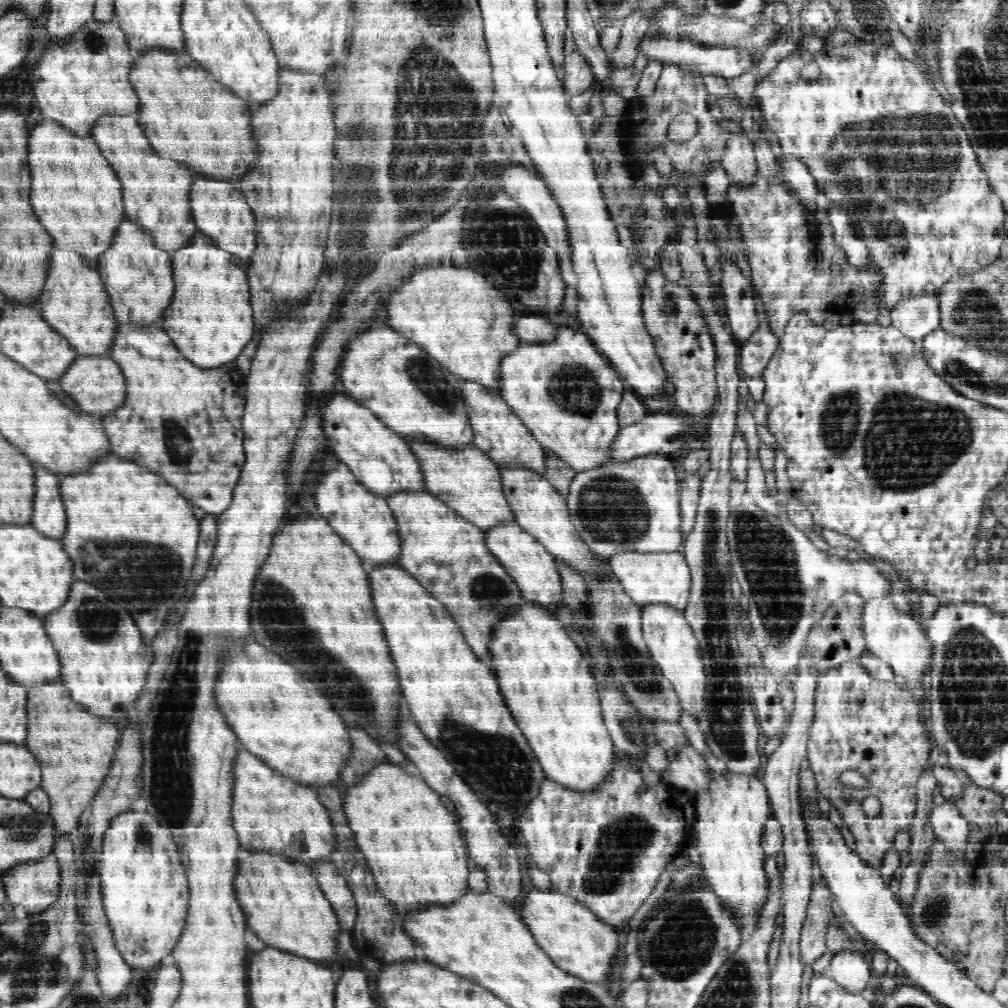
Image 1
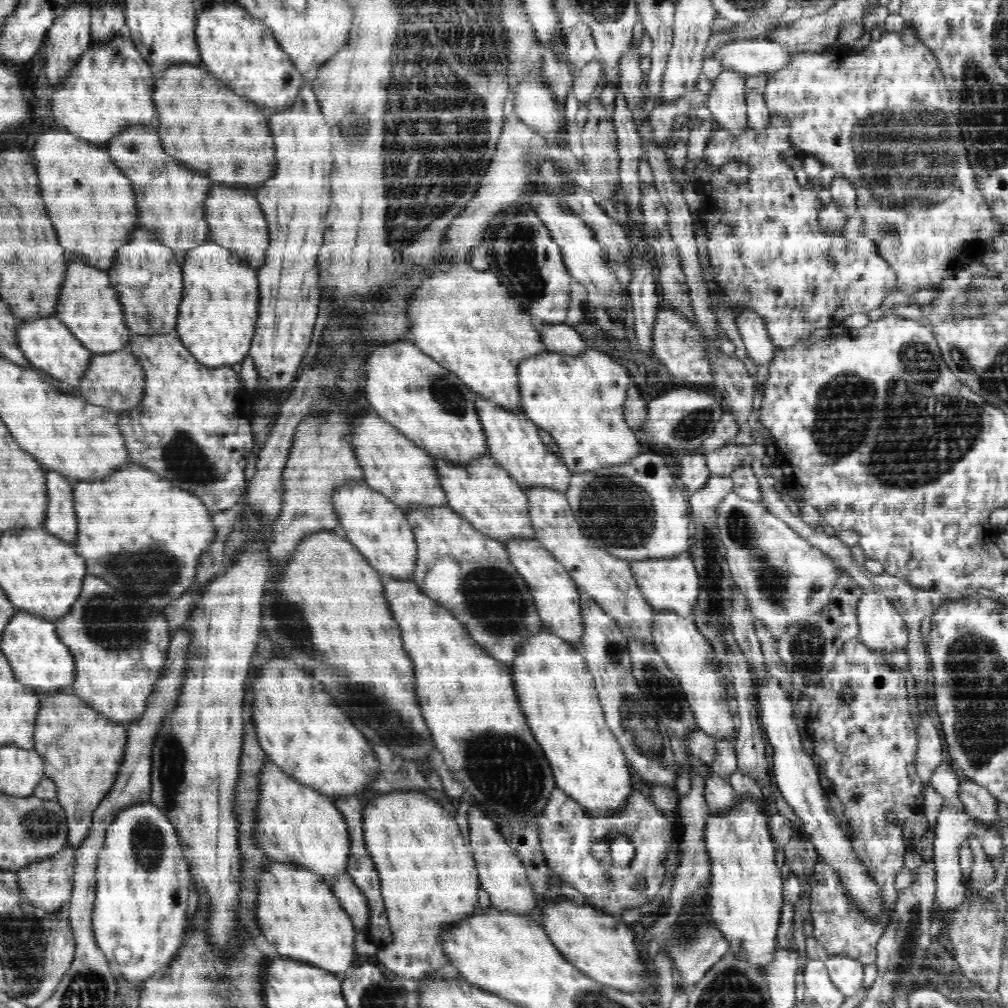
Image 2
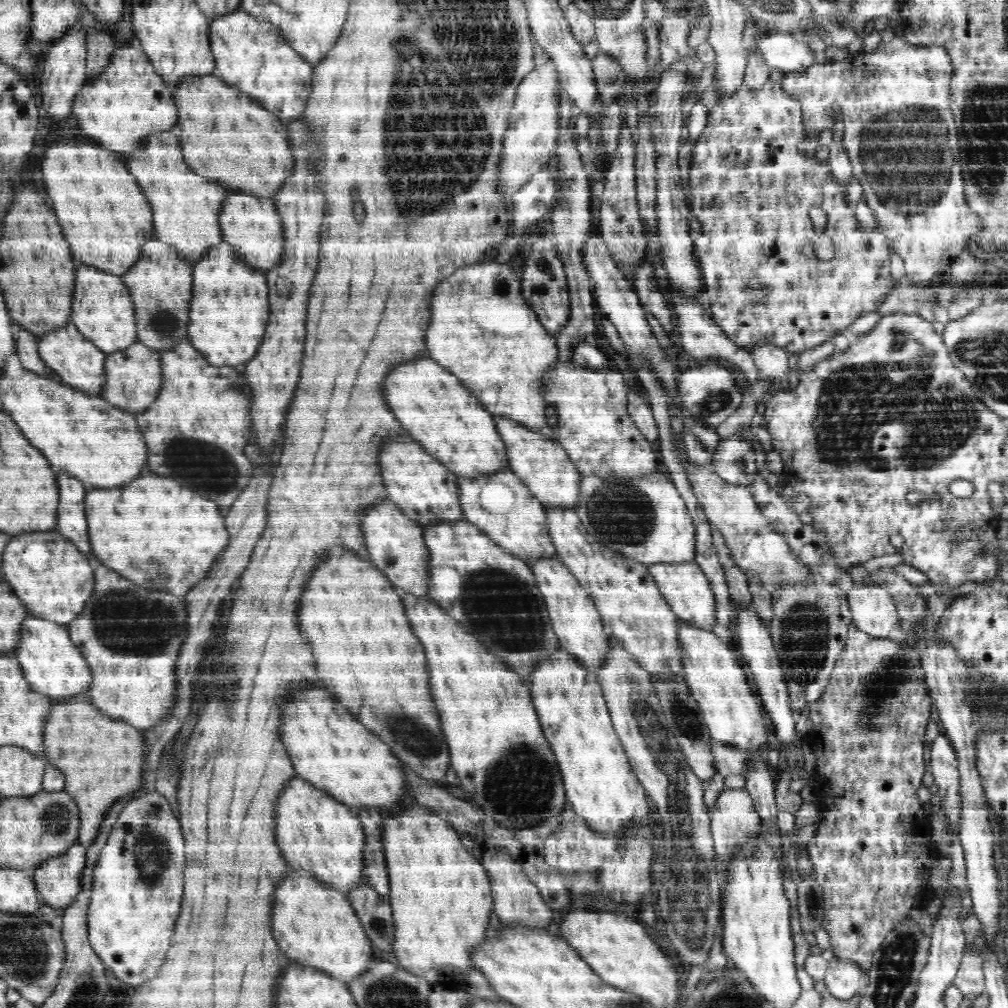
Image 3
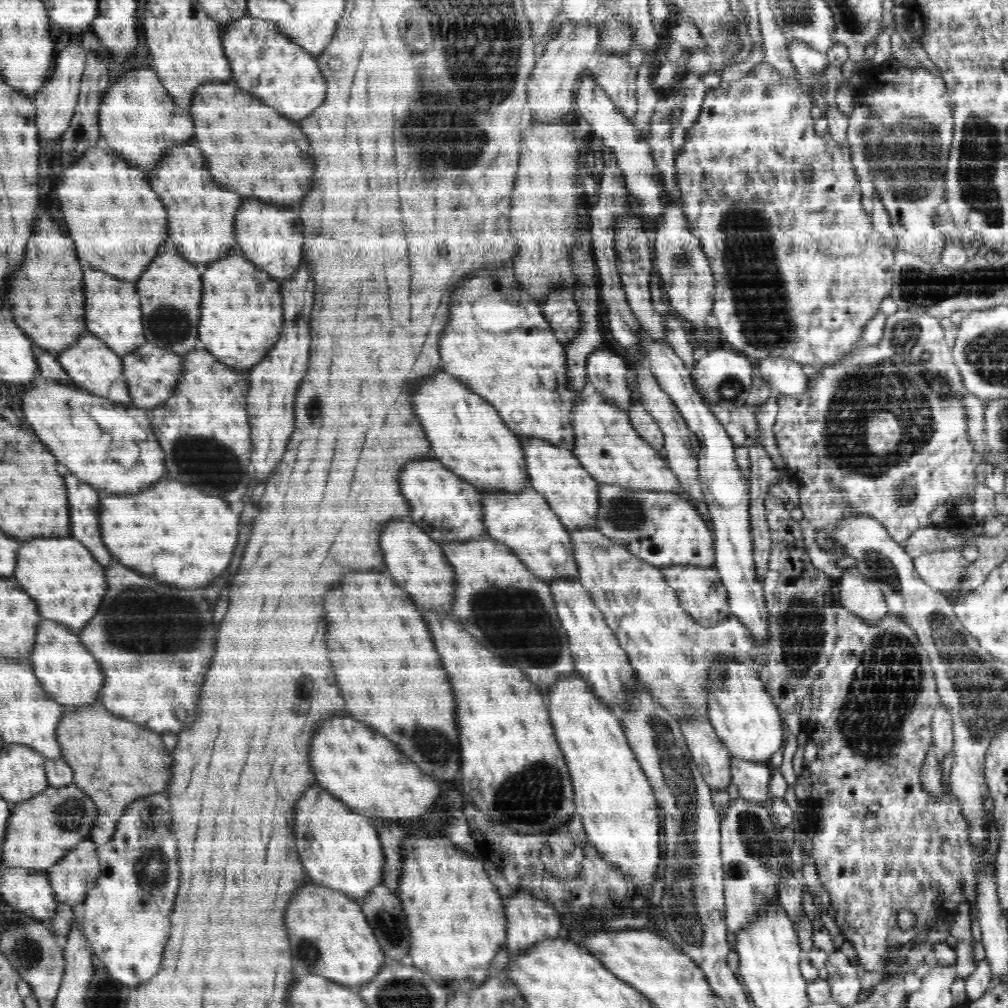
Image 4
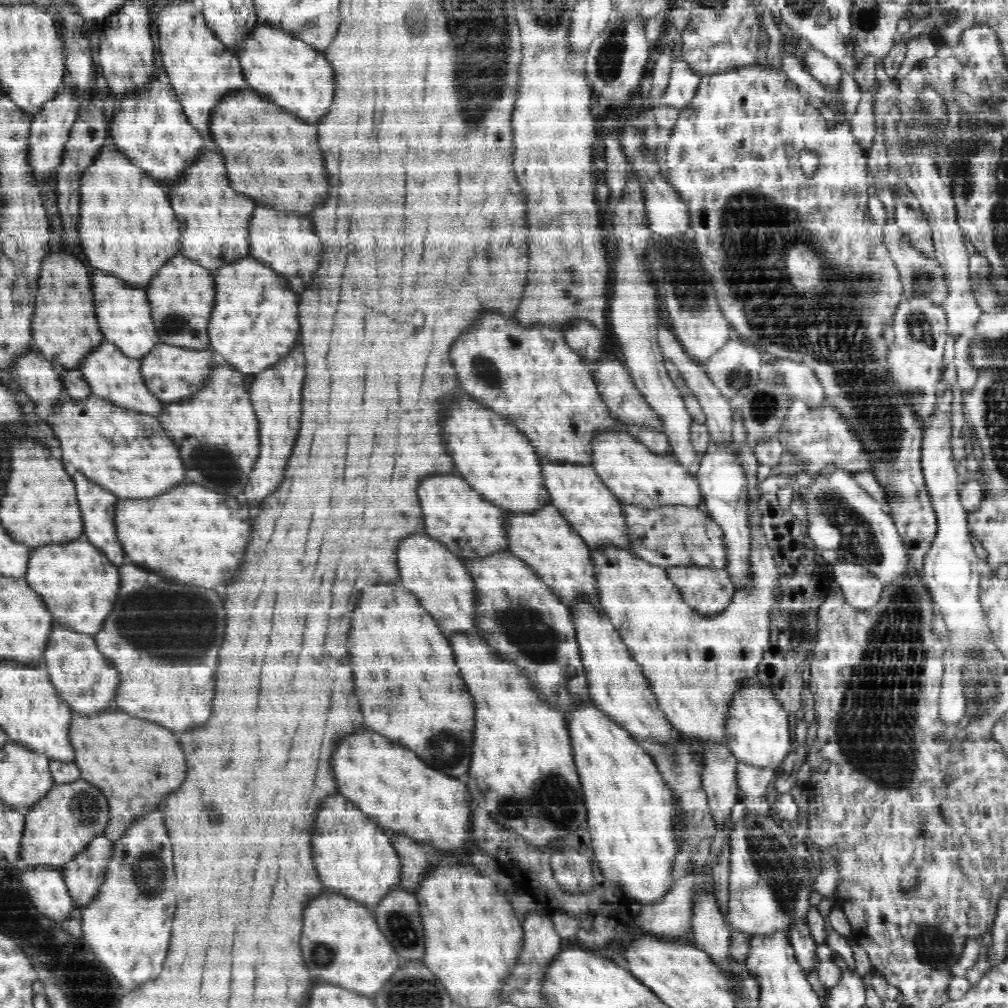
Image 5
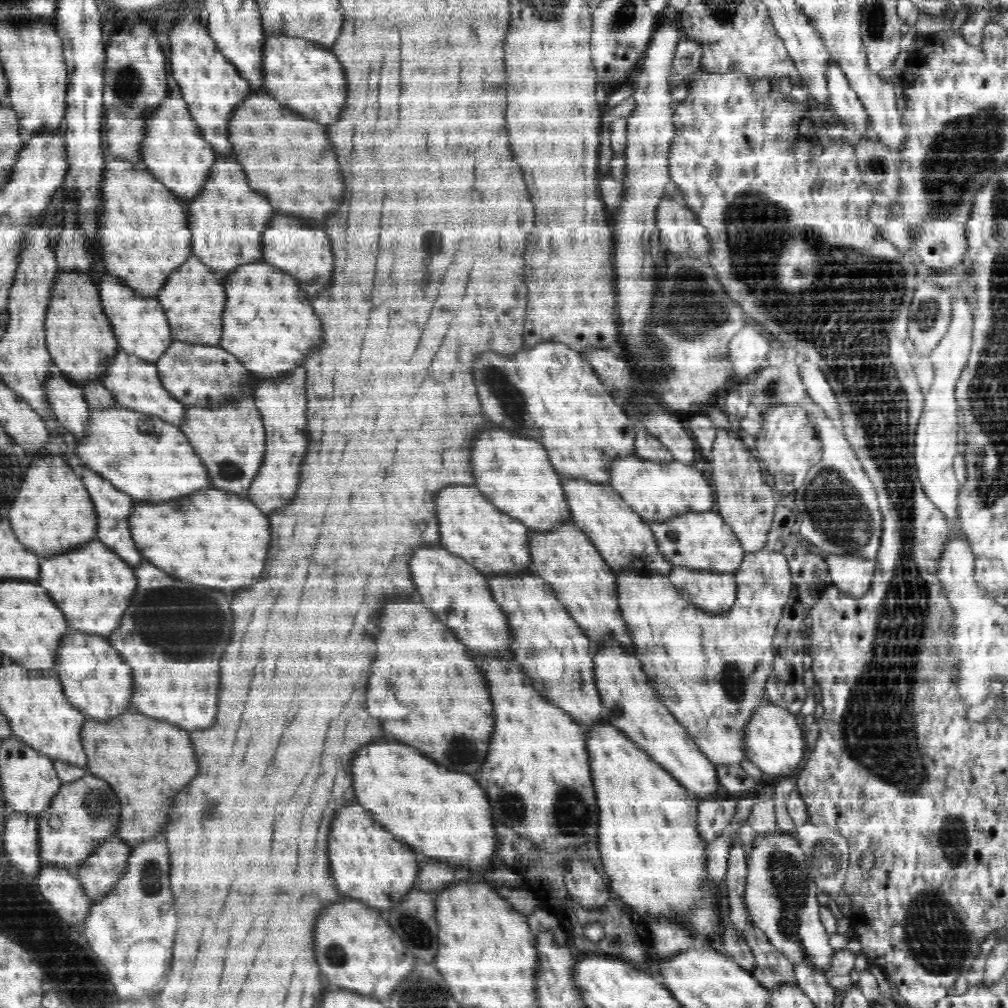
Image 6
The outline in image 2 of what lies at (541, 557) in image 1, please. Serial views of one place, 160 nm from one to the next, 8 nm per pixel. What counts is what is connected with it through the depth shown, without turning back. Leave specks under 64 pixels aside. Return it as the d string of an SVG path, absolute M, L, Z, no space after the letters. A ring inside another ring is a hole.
M536 538L532 540L514 540L505 544L510 555L510 561L520 576L527 581L531 595L534 597L536 610L543 621L544 628L552 634L566 640L576 647L583 646L584 616L582 612L582 599L580 590L563 567L550 552L540 544Z

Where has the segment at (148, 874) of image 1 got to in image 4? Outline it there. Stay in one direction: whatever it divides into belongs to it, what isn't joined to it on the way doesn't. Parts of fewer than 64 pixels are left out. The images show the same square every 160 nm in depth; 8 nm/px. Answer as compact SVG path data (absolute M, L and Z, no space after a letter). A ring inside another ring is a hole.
M156 794L136 799L120 816L115 834L107 843L98 844L100 874L96 888L88 892L84 900L84 918L80 920L83 933L95 958L105 964L110 976L138 986L148 982L162 962L162 952L168 942L170 914L174 908L178 884L180 884L177 840L171 828L168 794Z

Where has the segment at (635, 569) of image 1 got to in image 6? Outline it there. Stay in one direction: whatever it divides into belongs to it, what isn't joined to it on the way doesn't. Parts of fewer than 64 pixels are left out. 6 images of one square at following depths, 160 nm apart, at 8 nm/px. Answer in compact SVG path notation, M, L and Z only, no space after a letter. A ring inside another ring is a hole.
M674 566L668 578L686 600L709 613L726 614L737 597L734 573L713 573Z

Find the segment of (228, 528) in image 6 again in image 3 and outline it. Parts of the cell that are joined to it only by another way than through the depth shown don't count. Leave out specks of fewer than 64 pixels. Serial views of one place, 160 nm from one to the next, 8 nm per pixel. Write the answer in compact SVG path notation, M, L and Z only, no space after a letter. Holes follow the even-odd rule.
M154 474L140 476L140 480L136 480L136 484L128 484L128 488L90 490L88 532L92 532L91 546L96 548L96 558L100 560L100 564L116 568L120 576L128 576L128 580L136 580L136 584L144 584L146 588L156 588L183 597L210 572L220 550L228 544L230 533L224 528L226 521L222 522L221 507L214 502L210 502L207 497L194 496L188 488L182 488L172 478L160 478Z

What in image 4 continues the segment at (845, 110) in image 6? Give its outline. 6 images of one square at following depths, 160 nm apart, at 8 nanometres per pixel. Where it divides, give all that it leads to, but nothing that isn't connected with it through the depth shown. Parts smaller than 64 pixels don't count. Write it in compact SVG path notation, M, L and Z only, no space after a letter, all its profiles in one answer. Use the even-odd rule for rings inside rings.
M791 40L787 44L787 51L790 62L795 66L797 80L804 90L813 84L814 78L824 74L826 65L829 64L826 53L818 52L797 40Z

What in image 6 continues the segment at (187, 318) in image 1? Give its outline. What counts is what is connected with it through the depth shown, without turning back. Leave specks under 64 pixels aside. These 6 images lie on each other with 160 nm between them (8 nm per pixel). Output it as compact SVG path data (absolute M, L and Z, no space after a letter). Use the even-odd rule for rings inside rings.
M260 261L239 267L222 282L228 288L228 308L224 308L224 340L218 345L228 348L250 373L278 380L284 372L300 366L306 352L320 342L320 320L291 274Z

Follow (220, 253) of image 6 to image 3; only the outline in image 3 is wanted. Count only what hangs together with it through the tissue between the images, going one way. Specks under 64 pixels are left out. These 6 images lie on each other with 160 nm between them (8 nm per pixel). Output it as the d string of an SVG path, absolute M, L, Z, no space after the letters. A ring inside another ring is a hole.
M168 131L164 136L156 136L156 140L148 140L144 152L126 153L127 168L153 208L154 238L175 246L181 259L193 264L223 242L219 216L230 193L191 170L183 158L182 141L174 134L175 131Z

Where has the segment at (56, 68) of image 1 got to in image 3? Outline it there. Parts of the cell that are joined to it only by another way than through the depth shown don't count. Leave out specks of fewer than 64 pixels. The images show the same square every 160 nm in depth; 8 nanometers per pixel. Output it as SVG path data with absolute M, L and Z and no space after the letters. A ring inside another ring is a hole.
M138 39L128 46L116 47L102 74L85 80L74 100L71 116L76 118L77 132L115 153L130 153L149 134L173 132L172 126L179 120L172 88L156 73Z

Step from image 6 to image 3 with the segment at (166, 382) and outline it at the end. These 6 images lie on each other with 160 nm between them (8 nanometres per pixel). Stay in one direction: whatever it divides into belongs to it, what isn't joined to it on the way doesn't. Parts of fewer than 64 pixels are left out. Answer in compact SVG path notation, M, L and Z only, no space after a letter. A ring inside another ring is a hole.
M136 341L122 351L106 354L106 388L100 394L104 400L126 412L139 413L155 402L162 390L162 353Z

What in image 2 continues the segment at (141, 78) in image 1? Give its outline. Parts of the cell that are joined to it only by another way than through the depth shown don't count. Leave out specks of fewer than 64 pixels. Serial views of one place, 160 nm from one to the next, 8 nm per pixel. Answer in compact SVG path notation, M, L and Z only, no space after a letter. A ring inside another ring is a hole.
M184 63L168 67L160 76L156 76L152 97L159 112L154 129L159 133L165 151L178 164L206 174L213 182L230 188L233 184L246 184L248 189L260 187L267 180L275 178L279 158L276 157L268 113L245 96L236 94L204 66Z

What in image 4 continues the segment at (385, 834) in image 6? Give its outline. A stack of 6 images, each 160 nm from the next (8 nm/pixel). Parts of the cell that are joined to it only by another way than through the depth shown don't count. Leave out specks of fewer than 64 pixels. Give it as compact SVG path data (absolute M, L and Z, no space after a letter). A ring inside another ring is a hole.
M321 786L312 787L312 792L300 800L300 812L296 812L296 828L294 828L299 859L308 871L312 884L342 891L351 899L361 901L376 886L384 880L384 866L386 853L383 851L382 841L379 839L378 829L372 824L372 819L356 814L340 799L336 798Z

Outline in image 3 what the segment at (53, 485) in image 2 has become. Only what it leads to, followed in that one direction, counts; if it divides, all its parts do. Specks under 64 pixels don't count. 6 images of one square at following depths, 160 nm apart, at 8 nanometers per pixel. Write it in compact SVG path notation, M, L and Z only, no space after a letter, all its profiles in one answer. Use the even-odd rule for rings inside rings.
M60 472L58 474L60 484L60 518L54 530L58 531L64 538L72 540L82 554L92 556L91 542L88 542L88 524L84 514L84 496L86 488L80 480Z

